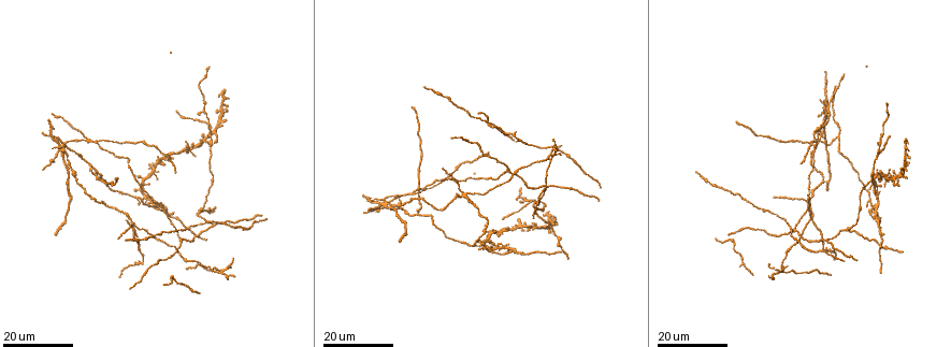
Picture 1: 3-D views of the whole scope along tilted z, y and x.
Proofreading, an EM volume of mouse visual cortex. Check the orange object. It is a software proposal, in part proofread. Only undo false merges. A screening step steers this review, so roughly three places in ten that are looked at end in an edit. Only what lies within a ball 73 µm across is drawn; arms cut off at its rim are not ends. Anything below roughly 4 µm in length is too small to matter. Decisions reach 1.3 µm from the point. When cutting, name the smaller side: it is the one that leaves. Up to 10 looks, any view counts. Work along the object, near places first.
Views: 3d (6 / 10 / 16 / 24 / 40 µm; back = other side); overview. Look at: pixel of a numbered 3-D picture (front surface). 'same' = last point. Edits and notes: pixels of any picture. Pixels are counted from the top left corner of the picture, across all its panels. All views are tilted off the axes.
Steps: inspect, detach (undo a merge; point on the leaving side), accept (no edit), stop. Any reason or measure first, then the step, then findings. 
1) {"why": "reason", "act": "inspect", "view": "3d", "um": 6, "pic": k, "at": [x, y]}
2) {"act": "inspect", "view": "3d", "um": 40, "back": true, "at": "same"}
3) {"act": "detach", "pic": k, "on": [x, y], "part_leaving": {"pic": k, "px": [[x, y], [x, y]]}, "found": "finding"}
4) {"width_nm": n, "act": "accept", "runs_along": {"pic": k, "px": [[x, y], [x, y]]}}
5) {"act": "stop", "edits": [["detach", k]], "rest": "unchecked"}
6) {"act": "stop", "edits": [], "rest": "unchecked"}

{"why": "three-way junction", "act": "inspect", "view": "3d", "um": 16, "pic": 1, "at": [514, 250]}

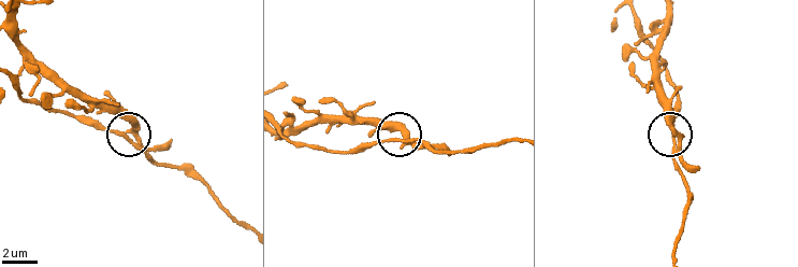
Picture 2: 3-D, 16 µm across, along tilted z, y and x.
{"act": "inspect", "view": "3d", "um": 10, "pic": 2, "at": [678, 140]}

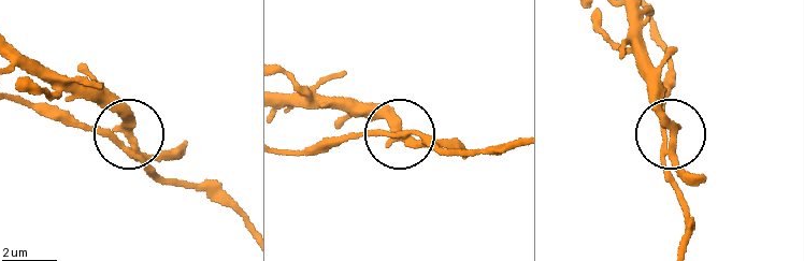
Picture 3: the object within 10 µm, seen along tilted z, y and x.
{"arms": 3, "act": "accept", "found": "continuous, no second neuron"}

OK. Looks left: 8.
{"why": "two arms in line, one across", "act": "inspect", "view": "3d", "um": 24, "pic": 1, "at": [199, 211]}

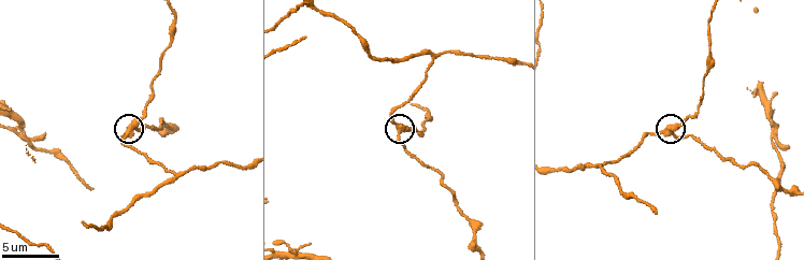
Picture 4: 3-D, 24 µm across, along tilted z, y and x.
{"why": "zoom in", "act": "inspect", "view": "3d", "um": 6, "pic": 4, "at": [401, 126]}

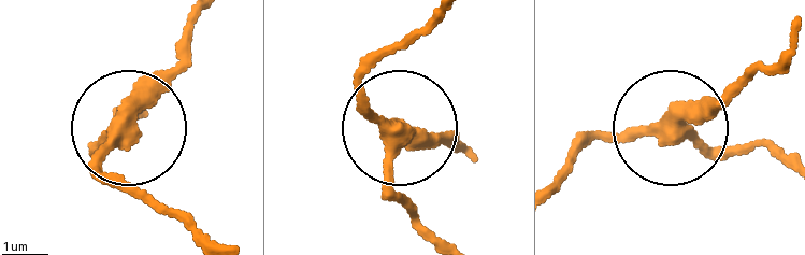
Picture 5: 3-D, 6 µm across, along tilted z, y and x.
{"why": "from behind", "act": "inspect", "view": "3d", "um": 6, "back": true, "pic": 5, "at": [397, 130]}

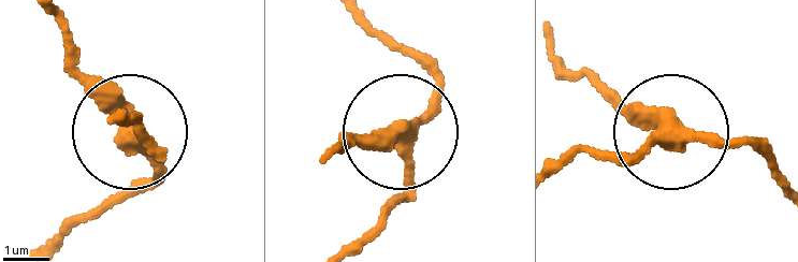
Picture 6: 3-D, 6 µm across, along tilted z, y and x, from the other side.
{"act": "detach", "pic": 6, "on": [145, 139], "part_leaving": {"pic": 6, "px": [[403, 133], [404, 192], [338, 248]]}, "found": "a second neuron is stuck on"}

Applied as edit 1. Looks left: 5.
{"why": "three-way junction", "act": "inspect", "view": "3d", "um": 16, "pic": 1, "at": [871, 202]}

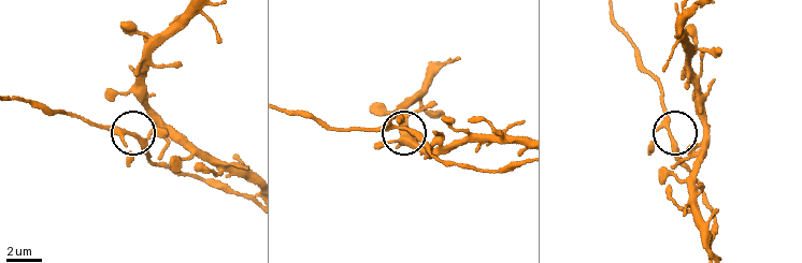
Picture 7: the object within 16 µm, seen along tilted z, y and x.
{"why": "zoom in", "act": "inspect", "view": "3d", "um": 6, "pic": 7, "at": [668, 130]}

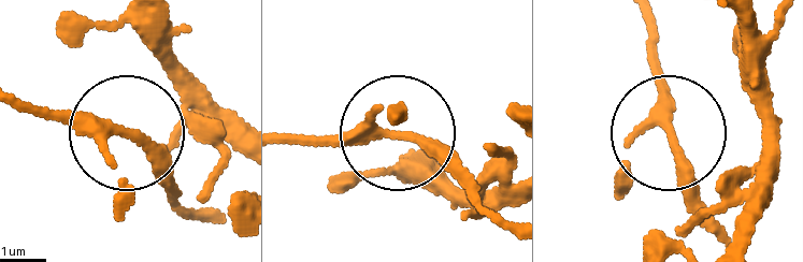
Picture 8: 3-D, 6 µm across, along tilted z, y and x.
{"width_nm": 210, "act": "accept", "runs_along": {"pic": 8, "px": [[645, 26], [673, 107], [670, 154], [713, 231]]}, "found": "all the same neuron"}

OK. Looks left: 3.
{"act": "inspect", "view": "overview"}

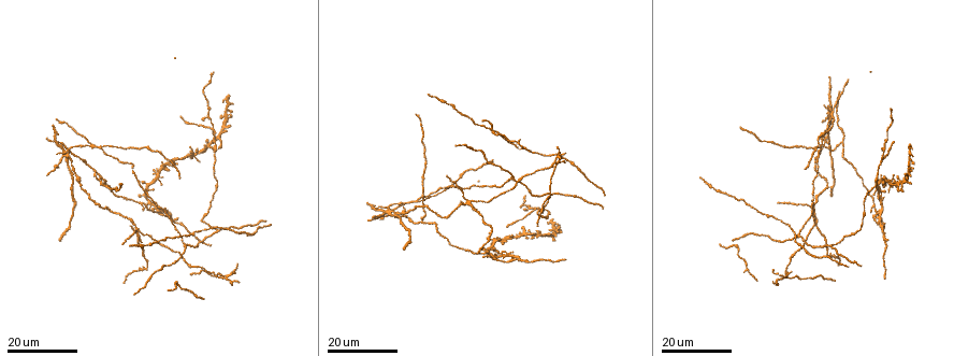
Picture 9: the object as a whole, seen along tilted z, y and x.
{"act": "inspect", "view": "3d", "um": 24, "pic": 9, "at": [882, 160]}

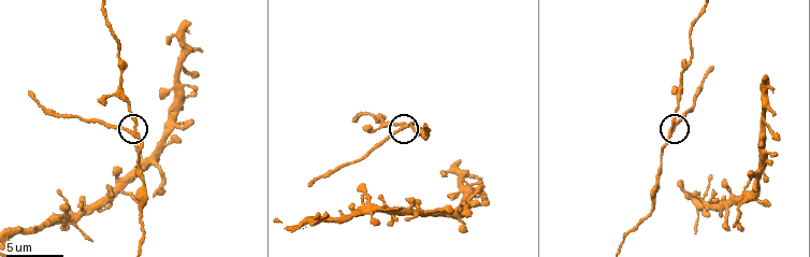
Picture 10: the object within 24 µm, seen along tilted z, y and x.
{"why": "closer look", "act": "inspect", "view": "3d", "um": 6, "pic": 10, "at": [130, 129]}

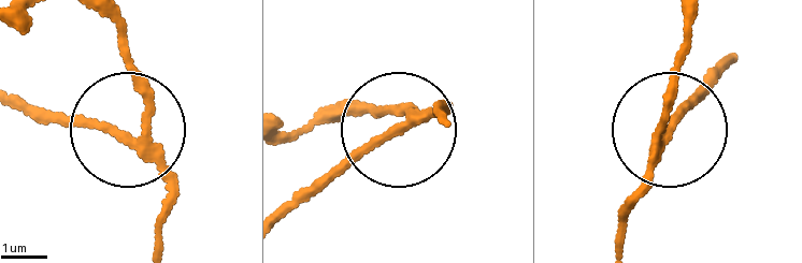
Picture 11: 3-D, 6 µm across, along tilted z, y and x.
{"arms": 3, "act": "detach", "pic": 11, "on": [77, 118], "found": "a second neuron is stuck on"}

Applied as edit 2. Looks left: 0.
{"act": "stop", "edits": [["detach", 6], ["detach", 11]], "rest": "unchecked"}

